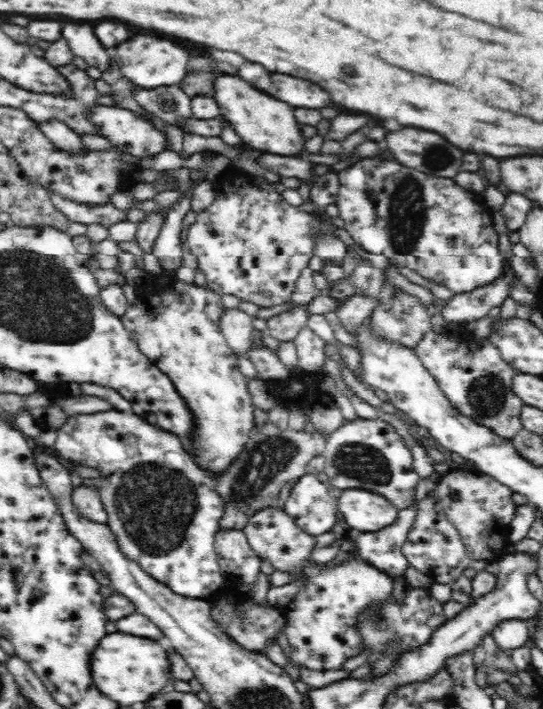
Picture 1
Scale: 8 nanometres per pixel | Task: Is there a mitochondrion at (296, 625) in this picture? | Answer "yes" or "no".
no

